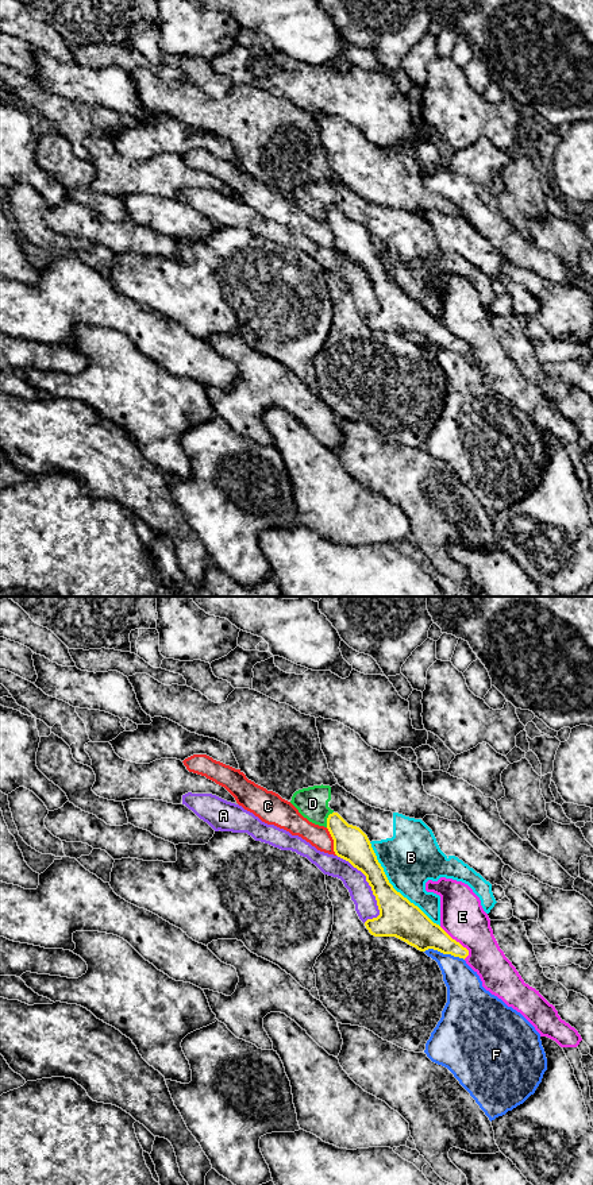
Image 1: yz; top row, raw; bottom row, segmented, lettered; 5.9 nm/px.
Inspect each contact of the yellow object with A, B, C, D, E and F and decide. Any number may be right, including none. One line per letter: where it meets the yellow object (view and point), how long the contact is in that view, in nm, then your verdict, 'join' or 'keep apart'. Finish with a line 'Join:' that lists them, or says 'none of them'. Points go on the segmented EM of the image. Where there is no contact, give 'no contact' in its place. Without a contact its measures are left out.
A: contact yz (368, 882); length 440 nm; keep apart
B: contact yz (393, 888); length 650 nm; keep apart
C: contact yz (334, 841); length 180 nm; keep apart
D: contact yz (327, 819); length 100 nm; keep apart
E: contact yz (458, 942); length 260 nm; keep apart
F: contact yz (445, 953); length 240 nm; keep apart
Join: none of them

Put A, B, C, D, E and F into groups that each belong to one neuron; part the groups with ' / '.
A / B D / C / E / F

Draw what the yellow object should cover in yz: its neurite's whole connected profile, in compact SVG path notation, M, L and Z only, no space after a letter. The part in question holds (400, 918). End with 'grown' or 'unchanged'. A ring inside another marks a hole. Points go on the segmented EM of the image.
M332 812L327 818L327 829L334 839L335 854L366 876L376 896L380 915L365 922L371 935L396 937L420 952L434 949L463 960L469 956L466 947L393 888L367 835L359 827Z; unchanged

